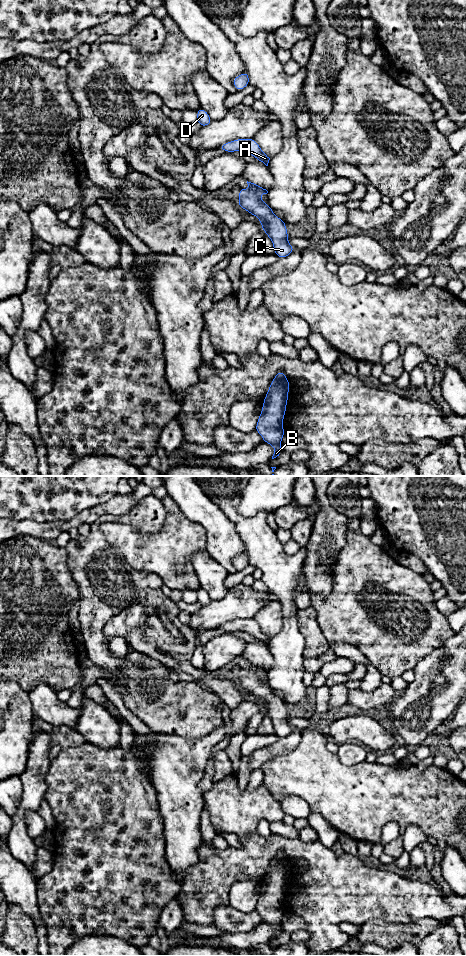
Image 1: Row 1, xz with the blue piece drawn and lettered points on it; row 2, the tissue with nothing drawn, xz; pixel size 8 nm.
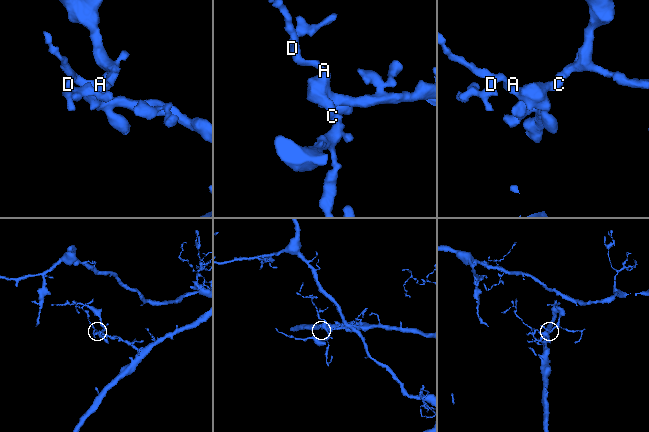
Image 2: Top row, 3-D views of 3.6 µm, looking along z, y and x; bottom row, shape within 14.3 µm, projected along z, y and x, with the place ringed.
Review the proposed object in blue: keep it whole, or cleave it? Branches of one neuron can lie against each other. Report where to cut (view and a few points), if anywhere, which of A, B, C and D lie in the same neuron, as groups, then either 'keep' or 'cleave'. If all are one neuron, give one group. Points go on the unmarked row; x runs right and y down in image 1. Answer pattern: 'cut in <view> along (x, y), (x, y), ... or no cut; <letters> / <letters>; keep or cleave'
no cut; A B C D; keep

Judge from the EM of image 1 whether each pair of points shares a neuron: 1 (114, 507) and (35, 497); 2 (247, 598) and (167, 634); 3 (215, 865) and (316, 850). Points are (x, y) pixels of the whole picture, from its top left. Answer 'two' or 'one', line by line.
1: two
2: two
3: one

